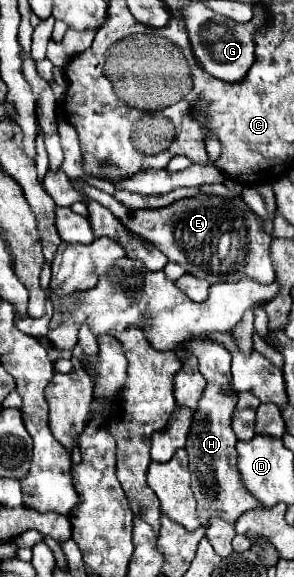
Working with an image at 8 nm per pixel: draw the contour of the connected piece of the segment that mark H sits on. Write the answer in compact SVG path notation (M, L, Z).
M195 338L187 342L189 350L199 358L199 370L207 380L205 392L199 400L199 408L193 412L191 432L187 436L187 454L189 454L189 470L191 470L191 488L197 498L197 514L203 528L207 528L207 520L221 518L231 524L243 512L261 508L259 500L255 500L237 472L237 452L235 452L235 434L231 428L231 416L237 402L237 394L231 386L231 352L215 340Z

